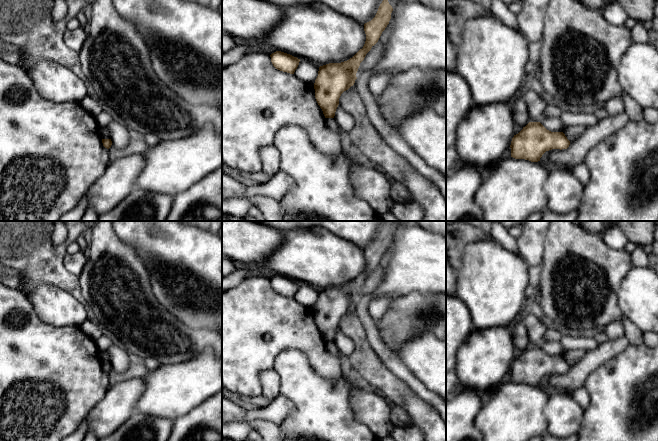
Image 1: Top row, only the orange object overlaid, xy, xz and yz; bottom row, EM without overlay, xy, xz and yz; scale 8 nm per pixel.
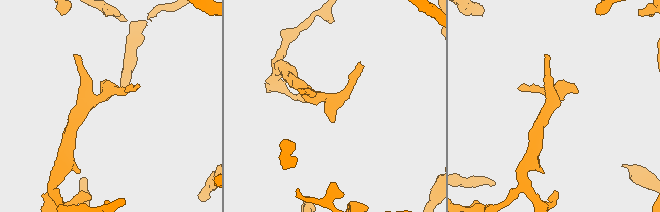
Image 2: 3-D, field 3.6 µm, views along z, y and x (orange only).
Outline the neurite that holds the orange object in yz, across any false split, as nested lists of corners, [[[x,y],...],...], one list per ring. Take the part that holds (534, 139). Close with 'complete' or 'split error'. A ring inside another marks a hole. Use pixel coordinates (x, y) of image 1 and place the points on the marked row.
[[[529,122],[511,141],[511,157],[515,159],[525,159],[531,162],[538,162],[542,155],[552,149],[567,149],[570,141],[563,132],[551,132],[540,122]]]; complete

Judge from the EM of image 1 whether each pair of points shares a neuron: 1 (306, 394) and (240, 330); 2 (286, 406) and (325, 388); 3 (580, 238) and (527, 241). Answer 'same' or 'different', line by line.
1: different
2: different
3: different

